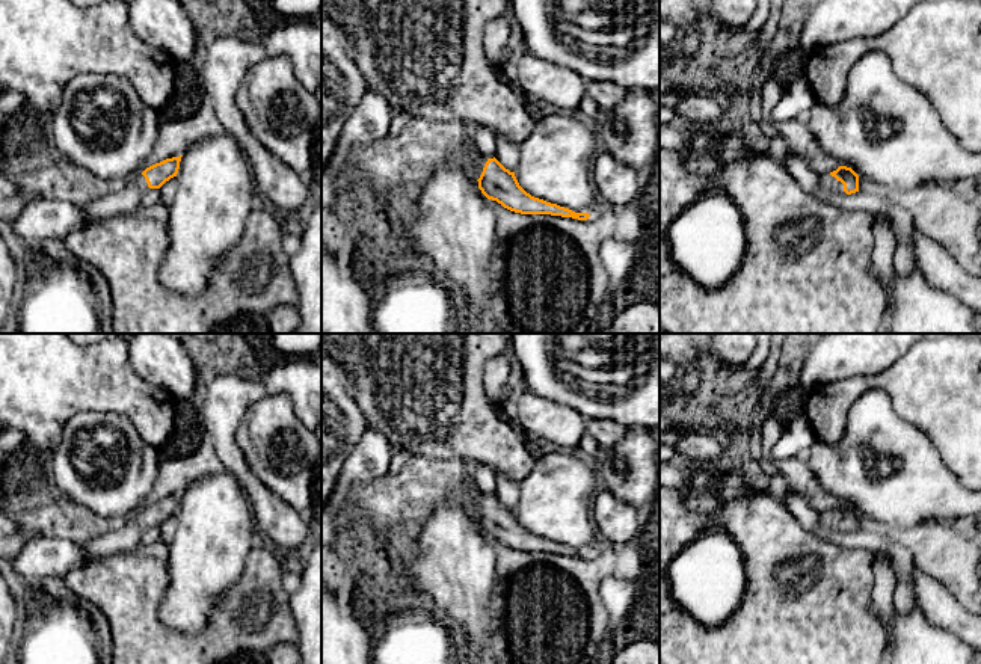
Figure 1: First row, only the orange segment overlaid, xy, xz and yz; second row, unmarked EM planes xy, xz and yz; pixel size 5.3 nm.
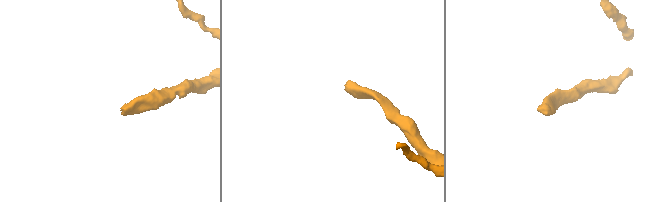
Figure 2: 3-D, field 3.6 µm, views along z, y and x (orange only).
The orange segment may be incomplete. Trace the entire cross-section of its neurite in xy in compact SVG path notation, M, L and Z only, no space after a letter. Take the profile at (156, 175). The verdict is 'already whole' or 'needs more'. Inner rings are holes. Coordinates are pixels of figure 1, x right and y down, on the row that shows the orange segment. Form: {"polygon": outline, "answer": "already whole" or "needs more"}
{"polygon": "M181 157L166 158L146 168L142 174L128 177L119 190L91 199L81 208L88 219L107 219L118 214L133 213L149 189L160 189L166 181L177 177Z", "answer": "needs more"}

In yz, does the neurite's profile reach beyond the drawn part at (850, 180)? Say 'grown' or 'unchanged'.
grown

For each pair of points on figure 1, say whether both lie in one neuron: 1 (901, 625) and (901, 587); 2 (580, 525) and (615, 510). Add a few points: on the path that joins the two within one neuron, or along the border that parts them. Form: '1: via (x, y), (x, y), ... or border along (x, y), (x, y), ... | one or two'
1: border along (913, 604), (907, 611), (895, 610) | two
2: border along (590, 501), (590, 515), (598, 534) | two

